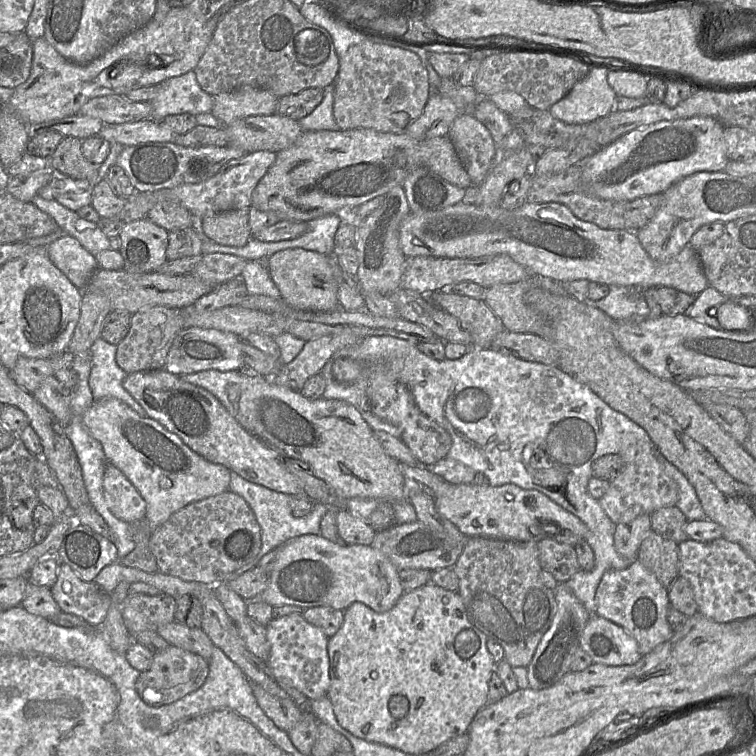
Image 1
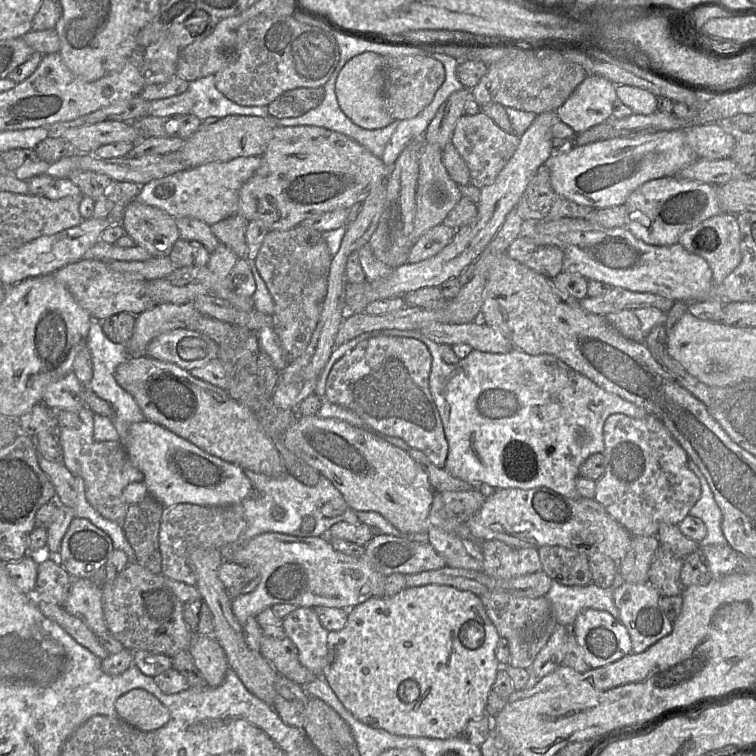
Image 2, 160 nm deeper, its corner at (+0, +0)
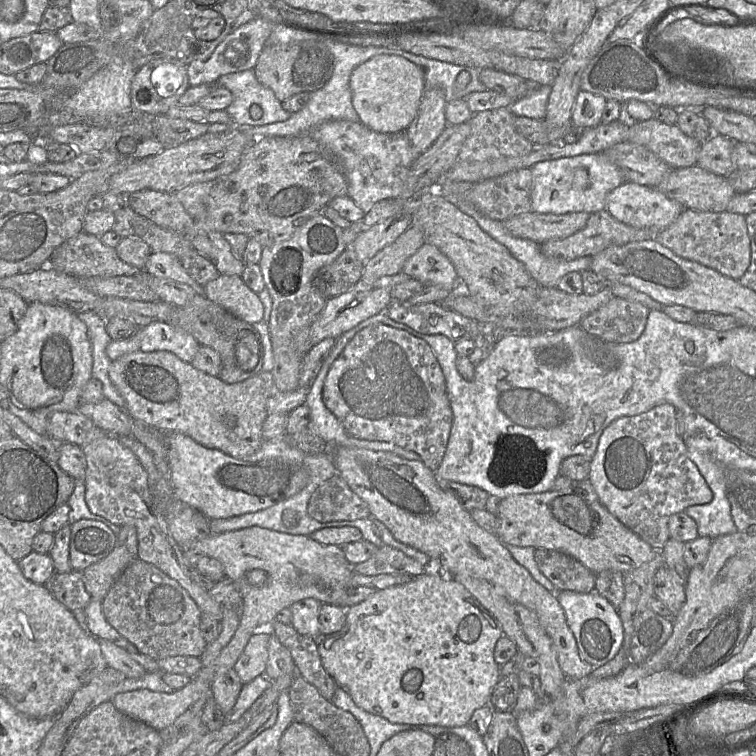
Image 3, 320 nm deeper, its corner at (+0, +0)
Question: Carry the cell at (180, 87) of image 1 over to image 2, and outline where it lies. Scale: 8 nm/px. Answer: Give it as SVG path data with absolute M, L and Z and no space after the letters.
M214 75L189 82L187 92L194 99L190 114L201 121L208 117L220 119L230 115L270 116L267 106L242 106L229 100L216 88Z

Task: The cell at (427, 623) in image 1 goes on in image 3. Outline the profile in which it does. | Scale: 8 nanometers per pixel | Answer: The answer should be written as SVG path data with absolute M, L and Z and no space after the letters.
M436 569L410 581L377 589L365 600L346 608L343 627L318 639L318 651L327 673L363 710L392 723L466 726L476 709L488 704L500 679L494 648L503 635L500 622L461 583Z

